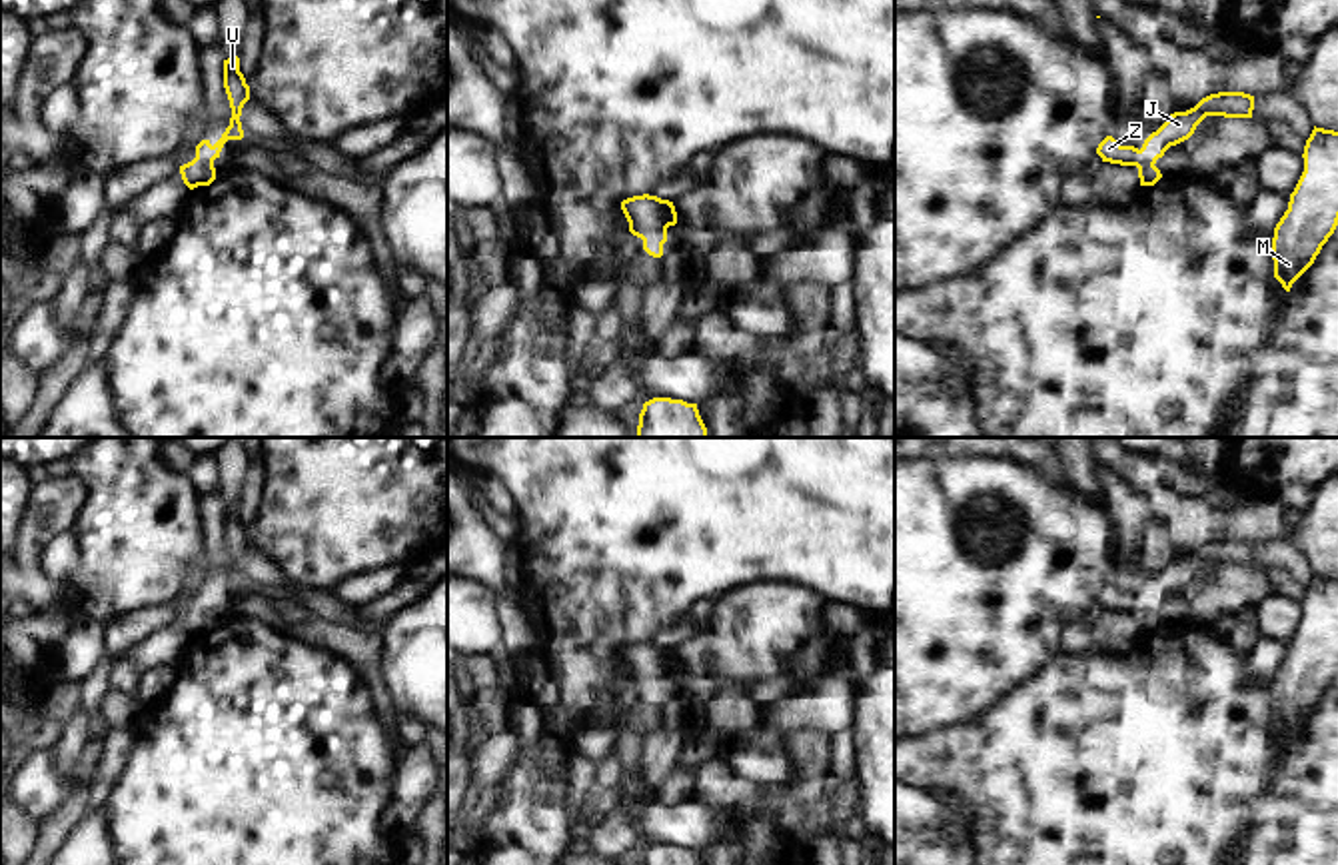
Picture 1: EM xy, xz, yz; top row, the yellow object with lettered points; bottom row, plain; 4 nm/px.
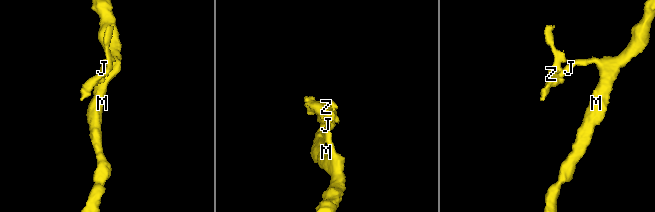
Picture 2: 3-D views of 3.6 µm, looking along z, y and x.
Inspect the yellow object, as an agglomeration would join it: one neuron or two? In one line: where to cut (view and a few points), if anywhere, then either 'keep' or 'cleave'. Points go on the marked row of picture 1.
cut none; keep

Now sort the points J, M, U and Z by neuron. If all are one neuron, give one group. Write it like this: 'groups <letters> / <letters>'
groups J M U Z

